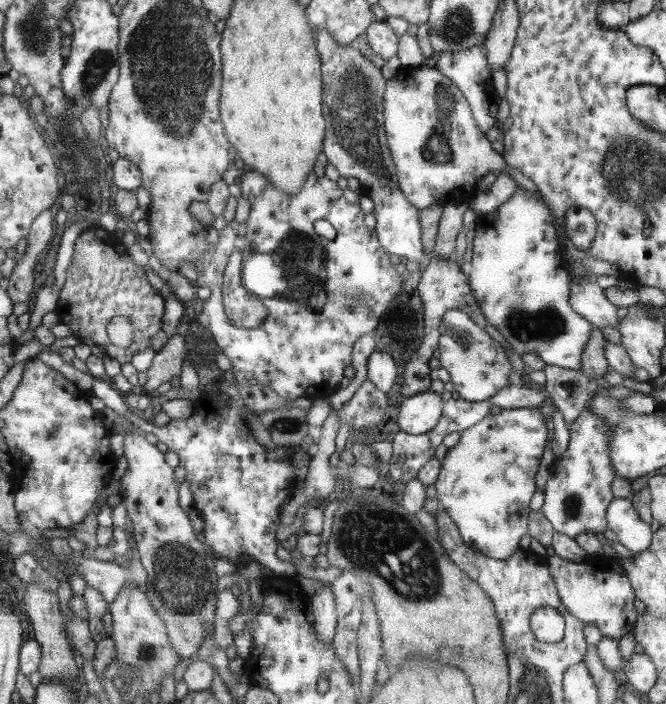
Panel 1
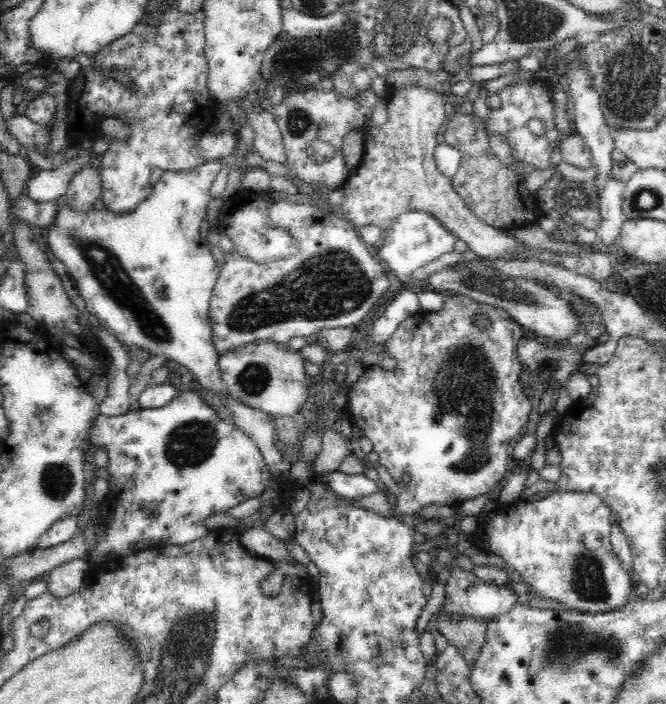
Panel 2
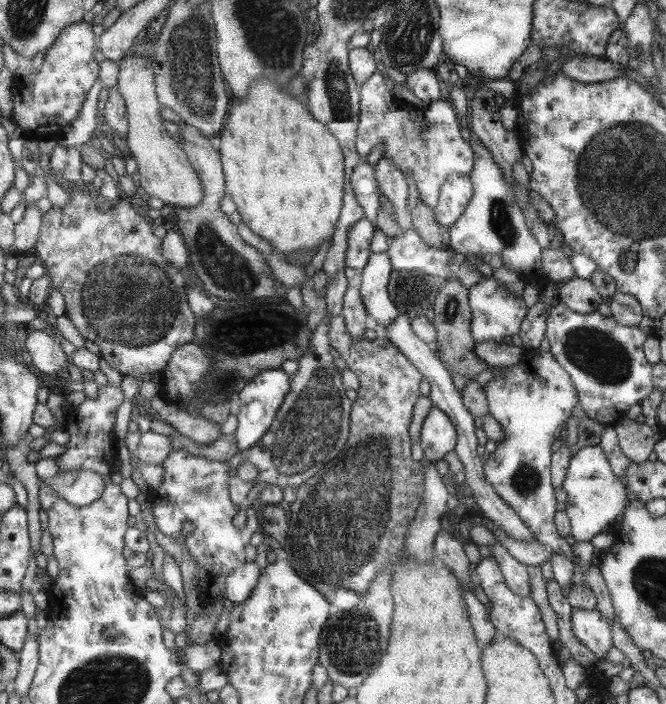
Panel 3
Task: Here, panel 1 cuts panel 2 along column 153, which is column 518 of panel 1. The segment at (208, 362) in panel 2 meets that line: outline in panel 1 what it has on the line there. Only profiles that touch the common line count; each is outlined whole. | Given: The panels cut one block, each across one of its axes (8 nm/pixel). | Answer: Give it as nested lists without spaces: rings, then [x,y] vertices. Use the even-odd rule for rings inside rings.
[[[516,187],[510,199],[492,214],[487,214],[481,222],[475,222],[469,240],[472,244],[471,268],[468,274],[470,291],[484,320],[511,345],[513,353],[533,353],[546,365],[565,370],[581,370],[582,352],[594,328],[570,304],[570,276],[566,272],[565,259],[559,254],[552,219],[539,194]]]

